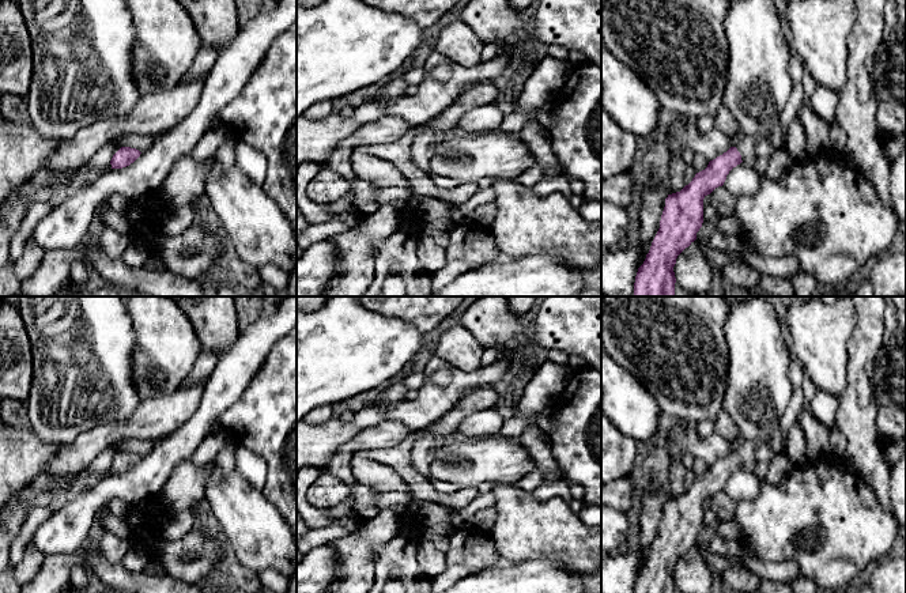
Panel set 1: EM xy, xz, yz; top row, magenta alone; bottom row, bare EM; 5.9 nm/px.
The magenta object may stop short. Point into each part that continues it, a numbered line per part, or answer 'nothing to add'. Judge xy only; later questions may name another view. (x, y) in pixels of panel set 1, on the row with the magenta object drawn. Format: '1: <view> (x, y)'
nothing to add

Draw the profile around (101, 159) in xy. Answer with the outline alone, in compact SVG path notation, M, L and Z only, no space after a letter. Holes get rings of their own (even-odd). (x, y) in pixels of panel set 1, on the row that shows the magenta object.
M112 140L105 146L102 146L86 165L95 169L105 169L110 165L113 155L120 148L121 148L121 144L116 140Z

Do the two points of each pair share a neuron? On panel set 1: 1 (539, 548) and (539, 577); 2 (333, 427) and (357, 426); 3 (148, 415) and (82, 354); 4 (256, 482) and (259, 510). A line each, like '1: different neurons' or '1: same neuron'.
1: different neurons
2: same neuron
3: different neurons
4: different neurons

